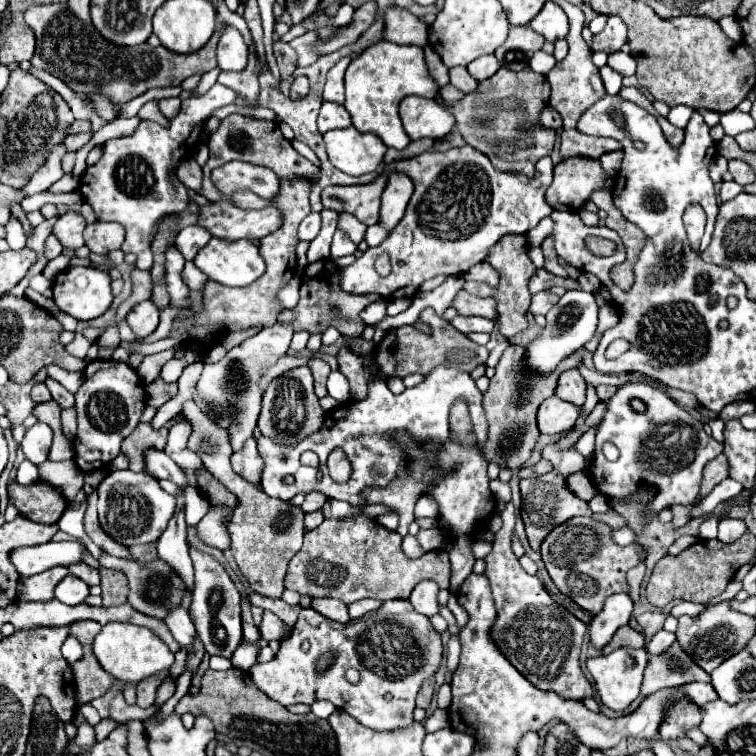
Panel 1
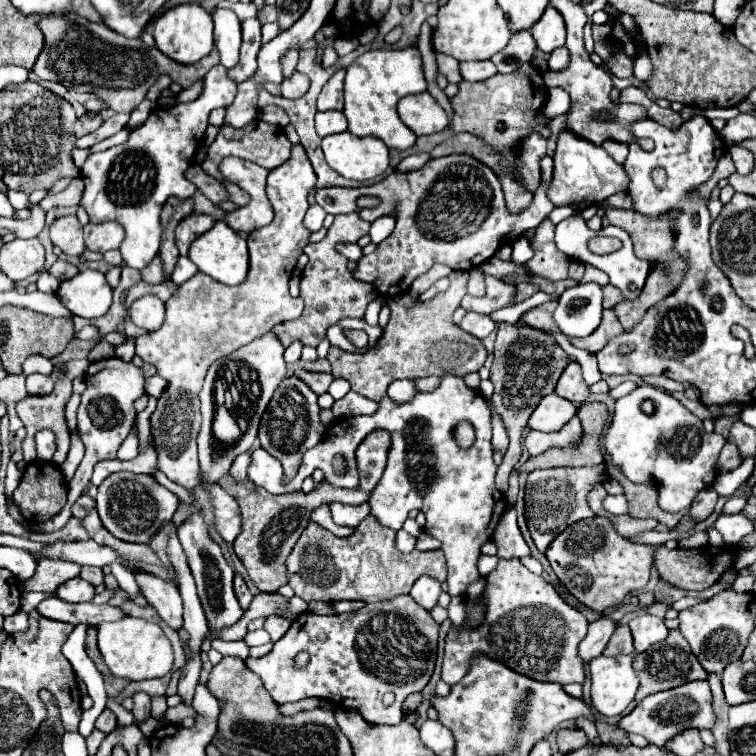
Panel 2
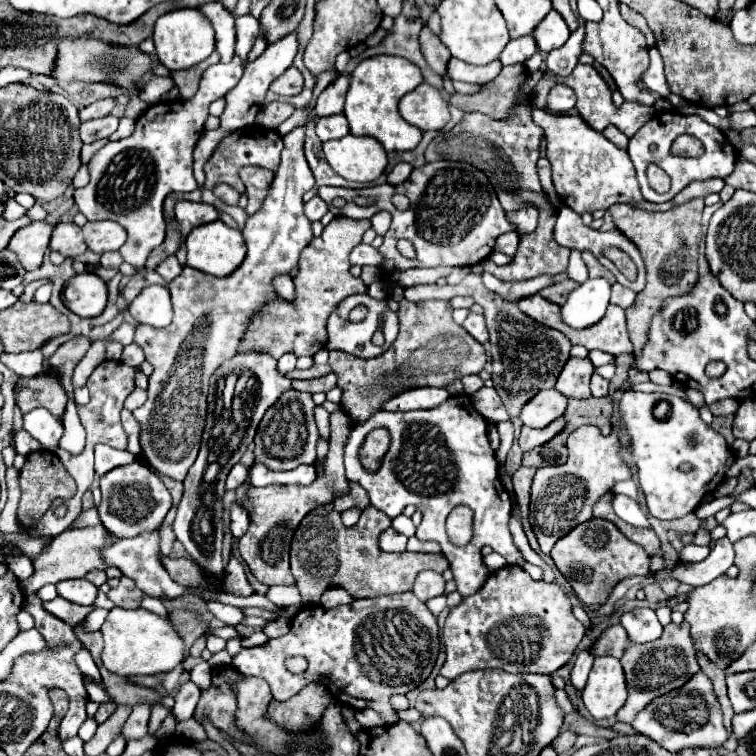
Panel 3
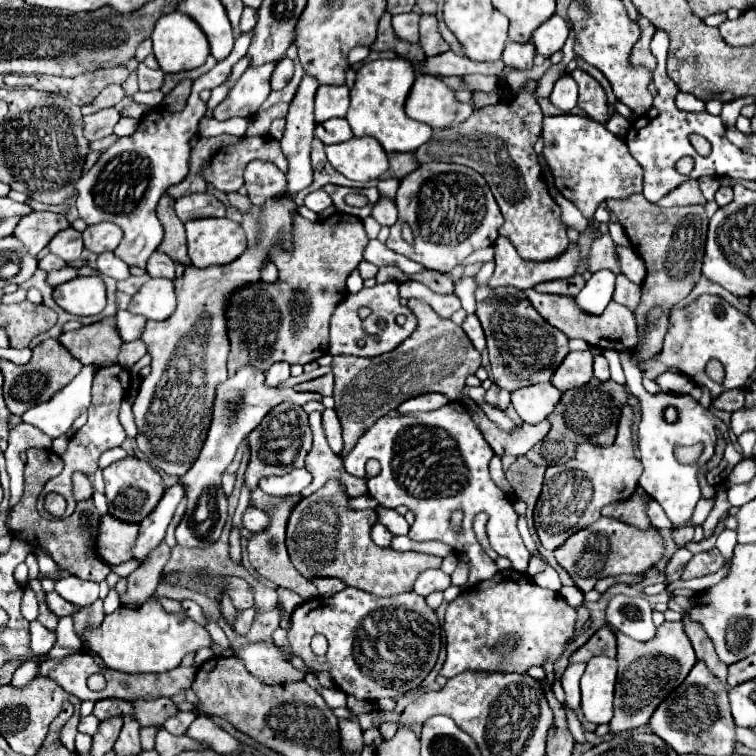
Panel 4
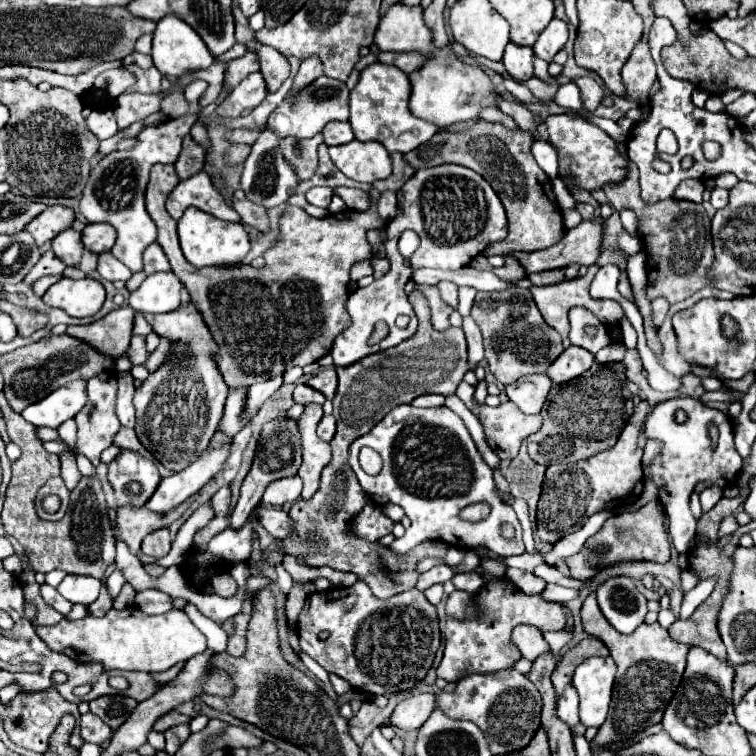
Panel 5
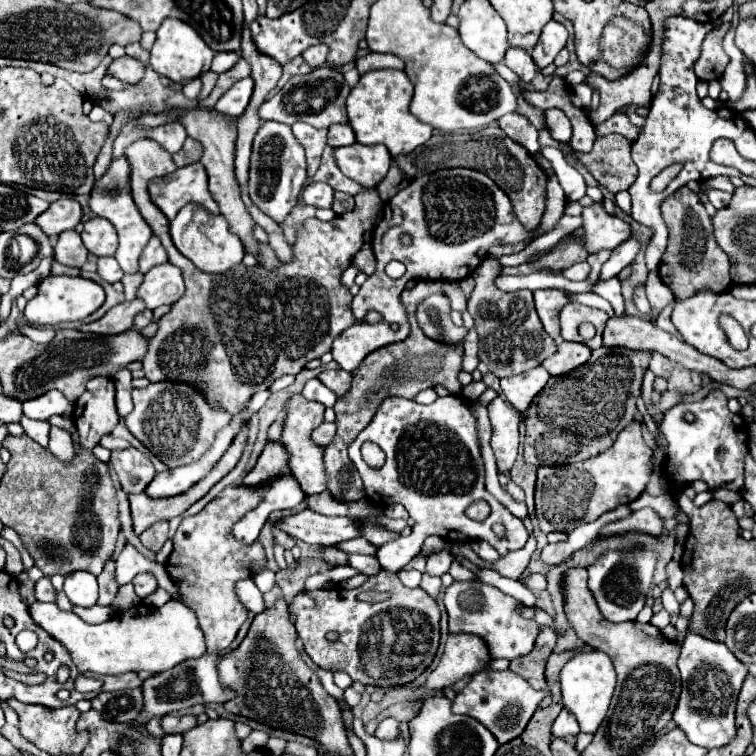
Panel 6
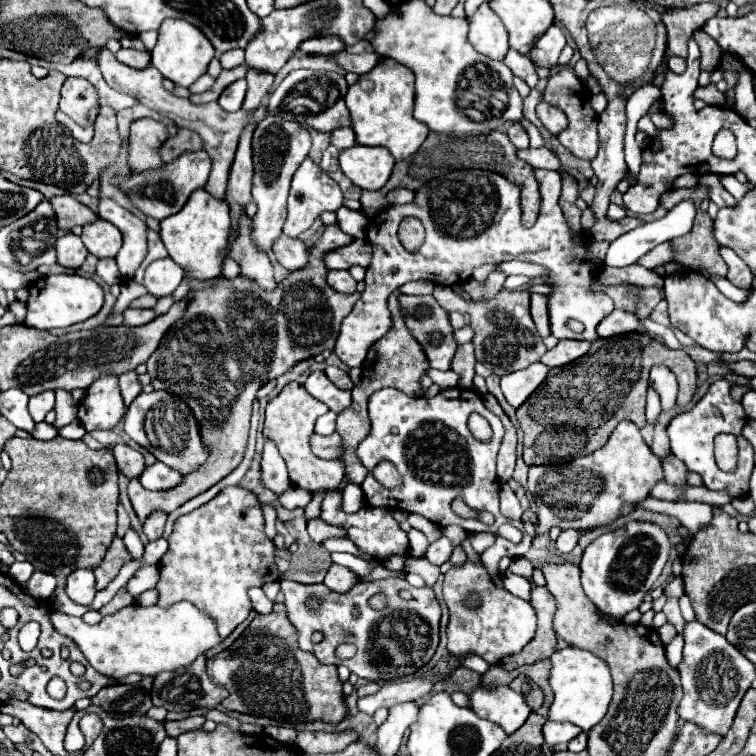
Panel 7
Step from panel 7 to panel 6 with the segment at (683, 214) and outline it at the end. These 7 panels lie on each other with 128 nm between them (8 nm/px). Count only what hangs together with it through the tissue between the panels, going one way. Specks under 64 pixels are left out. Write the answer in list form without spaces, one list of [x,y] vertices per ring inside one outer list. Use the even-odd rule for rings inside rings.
[[[628,238],[624,240],[610,256],[610,260],[602,266],[600,270],[600,280],[610,280],[614,276],[620,274],[622,268],[626,268],[638,254],[638,250],[642,248],[642,244],[636,240],[636,238]]]

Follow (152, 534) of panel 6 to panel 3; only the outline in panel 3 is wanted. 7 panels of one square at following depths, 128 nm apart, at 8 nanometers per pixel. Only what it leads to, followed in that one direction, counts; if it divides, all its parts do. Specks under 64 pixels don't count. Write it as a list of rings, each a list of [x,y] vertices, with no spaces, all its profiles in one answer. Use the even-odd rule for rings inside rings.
[[[126,576],[120,578],[120,584],[116,588],[112,588],[106,594],[116,606],[122,608],[138,608],[140,606],[140,598],[144,596],[142,592],[138,592],[138,588],[132,584],[132,580],[128,580]]]

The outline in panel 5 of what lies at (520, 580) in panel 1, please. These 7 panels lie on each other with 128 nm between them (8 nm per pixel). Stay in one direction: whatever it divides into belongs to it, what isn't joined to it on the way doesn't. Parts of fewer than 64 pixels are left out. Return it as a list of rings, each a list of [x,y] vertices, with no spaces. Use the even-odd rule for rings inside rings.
[[[508,578],[486,582],[480,592],[468,604],[468,618],[458,620],[448,616],[444,632],[444,658],[436,670],[438,678],[446,682],[458,682],[462,676],[474,672],[500,672],[510,670],[522,658],[520,650],[512,644],[512,628],[518,624],[536,626],[542,634],[550,630],[562,630],[566,626],[564,606],[558,602],[548,602],[540,594],[528,596],[518,590]]]

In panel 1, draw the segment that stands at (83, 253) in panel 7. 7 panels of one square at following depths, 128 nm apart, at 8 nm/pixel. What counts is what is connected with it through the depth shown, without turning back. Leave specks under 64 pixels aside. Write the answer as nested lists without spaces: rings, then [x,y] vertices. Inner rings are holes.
[[[68,212],[68,214],[60,216],[58,222],[54,224],[54,236],[60,240],[60,244],[64,248],[76,250],[76,248],[84,246],[84,238],[82,238],[84,228],[86,228],[86,220],[82,218],[82,214]]]

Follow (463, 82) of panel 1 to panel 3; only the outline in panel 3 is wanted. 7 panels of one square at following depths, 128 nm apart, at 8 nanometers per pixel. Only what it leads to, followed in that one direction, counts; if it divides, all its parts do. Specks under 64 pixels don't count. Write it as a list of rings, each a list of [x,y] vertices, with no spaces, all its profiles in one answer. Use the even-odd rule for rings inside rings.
[[[422,28],[420,34],[420,46],[422,46],[422,54],[426,58],[426,62],[430,64],[430,68],[438,74],[438,76],[446,76],[446,66],[450,60],[450,52],[444,48],[444,44],[440,44],[440,38],[430,30],[430,28]]]

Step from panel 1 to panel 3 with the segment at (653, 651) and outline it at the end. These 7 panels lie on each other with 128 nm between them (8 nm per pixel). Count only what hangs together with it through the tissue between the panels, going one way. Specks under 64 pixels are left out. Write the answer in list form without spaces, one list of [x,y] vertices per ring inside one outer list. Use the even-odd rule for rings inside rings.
[[[636,608],[632,612],[626,612],[620,624],[626,628],[634,644],[646,644],[662,636],[662,624],[658,622],[656,612],[650,608]]]

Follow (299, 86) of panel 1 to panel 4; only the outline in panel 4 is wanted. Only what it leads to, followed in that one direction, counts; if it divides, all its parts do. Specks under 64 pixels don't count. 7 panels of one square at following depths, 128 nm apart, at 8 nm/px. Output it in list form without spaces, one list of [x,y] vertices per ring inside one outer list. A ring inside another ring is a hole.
[[[284,58],[276,64],[276,70],[272,74],[272,90],[282,90],[290,80],[292,80],[292,74],[294,74],[294,64],[290,58]]]

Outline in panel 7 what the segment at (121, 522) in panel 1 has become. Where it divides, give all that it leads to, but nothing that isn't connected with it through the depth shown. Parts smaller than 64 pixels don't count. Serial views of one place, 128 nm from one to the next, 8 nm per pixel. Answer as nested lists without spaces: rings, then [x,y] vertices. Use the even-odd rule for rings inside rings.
[[[120,444],[112,448],[112,454],[116,458],[118,472],[122,472],[126,478],[140,478],[146,464],[144,464],[144,456],[138,450]]]

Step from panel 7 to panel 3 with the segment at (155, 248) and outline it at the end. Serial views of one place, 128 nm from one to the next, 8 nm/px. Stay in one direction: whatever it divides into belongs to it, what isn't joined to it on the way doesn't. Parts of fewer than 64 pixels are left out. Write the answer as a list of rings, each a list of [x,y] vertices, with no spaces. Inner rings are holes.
[[[168,256],[168,260],[164,260],[164,264],[160,264],[160,268],[156,268],[156,272],[158,272],[166,282],[172,282],[172,280],[182,272],[182,264],[178,262],[176,256]]]

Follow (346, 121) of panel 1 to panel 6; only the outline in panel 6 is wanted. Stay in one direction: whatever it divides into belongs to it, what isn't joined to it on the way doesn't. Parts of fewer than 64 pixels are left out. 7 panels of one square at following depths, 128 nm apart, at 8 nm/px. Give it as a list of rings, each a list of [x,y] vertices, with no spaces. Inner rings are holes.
[[[332,124],[332,128],[328,128],[328,146],[340,148],[340,146],[350,146],[354,142],[356,138],[350,124]]]

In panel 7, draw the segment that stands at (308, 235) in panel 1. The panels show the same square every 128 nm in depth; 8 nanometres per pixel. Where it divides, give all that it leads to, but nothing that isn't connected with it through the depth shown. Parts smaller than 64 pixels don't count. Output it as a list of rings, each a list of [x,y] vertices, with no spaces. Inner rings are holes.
[[[308,158],[304,160],[304,164],[298,168],[294,180],[292,180],[292,188],[290,188],[290,196],[288,196],[288,218],[284,224],[284,234],[296,238],[300,232],[304,232],[322,212],[336,212],[342,206],[342,192],[338,188],[338,184],[324,172],[320,172],[318,164],[312,164]]]

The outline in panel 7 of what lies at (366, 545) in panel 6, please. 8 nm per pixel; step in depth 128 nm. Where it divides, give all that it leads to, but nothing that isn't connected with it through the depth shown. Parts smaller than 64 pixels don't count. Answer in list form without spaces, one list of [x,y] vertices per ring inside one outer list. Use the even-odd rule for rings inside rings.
[[[320,518],[308,522],[308,534],[314,538],[314,542],[320,542],[320,544],[322,544],[324,540],[328,540],[328,538],[346,538],[346,534],[344,534],[340,528],[328,526],[328,524],[322,522]]]

